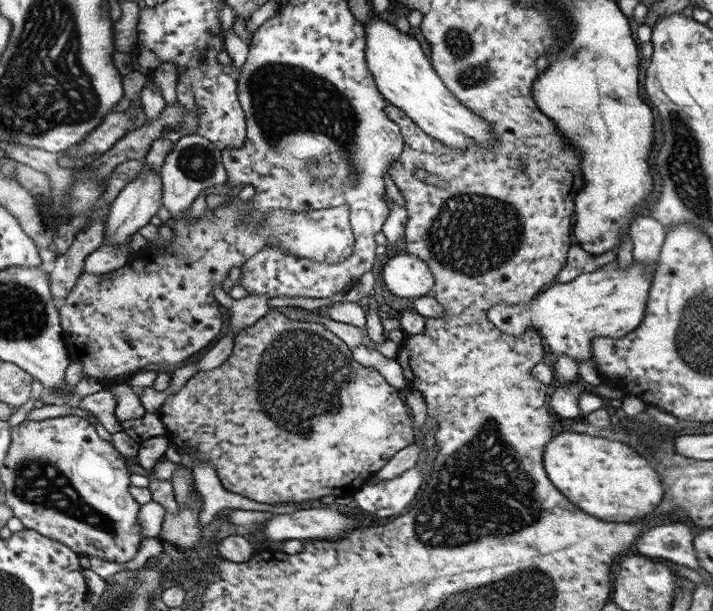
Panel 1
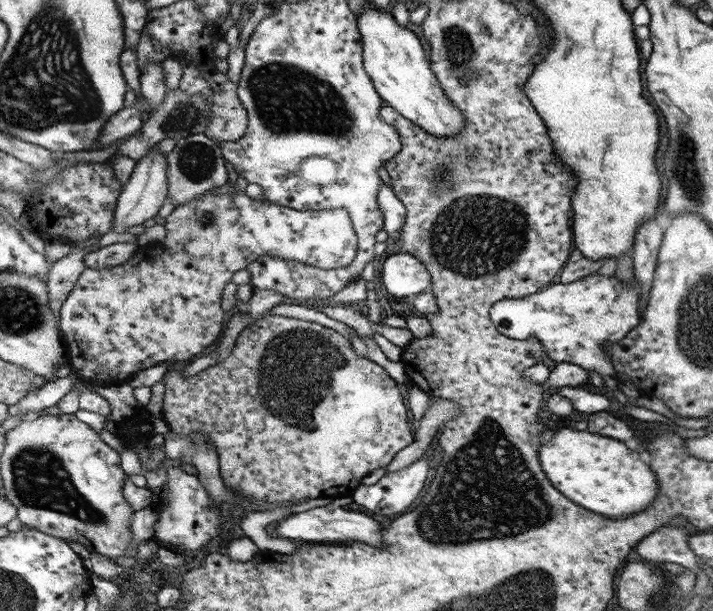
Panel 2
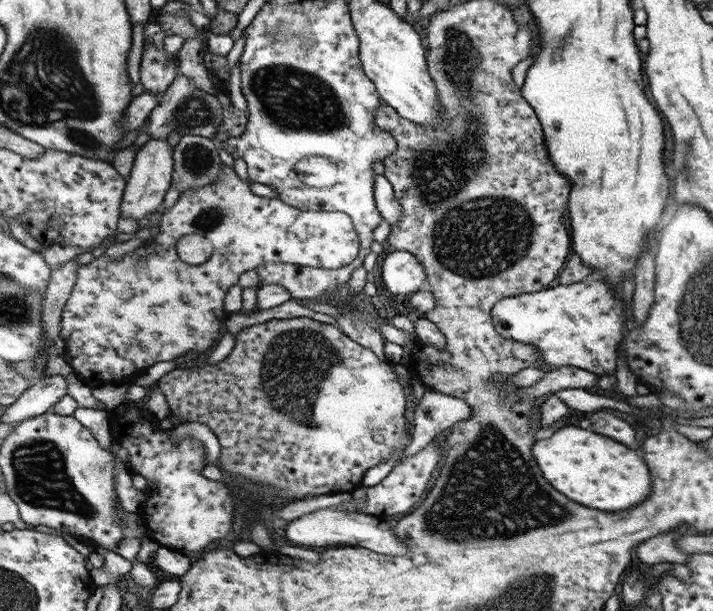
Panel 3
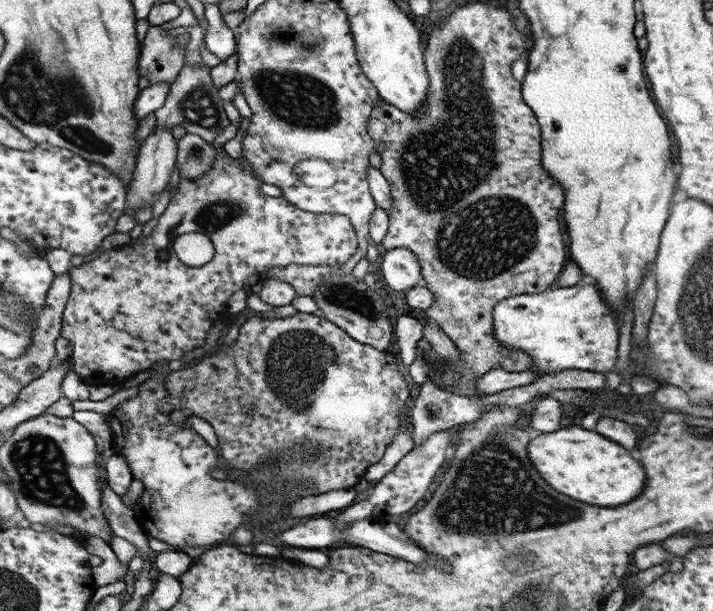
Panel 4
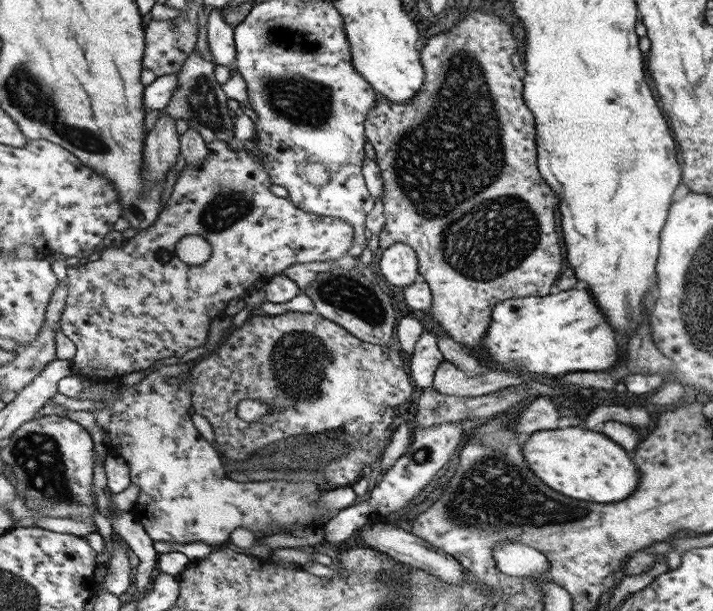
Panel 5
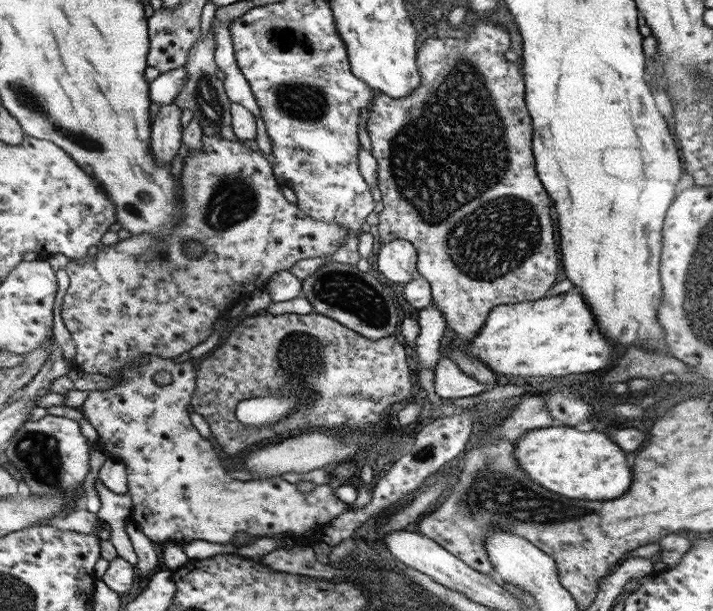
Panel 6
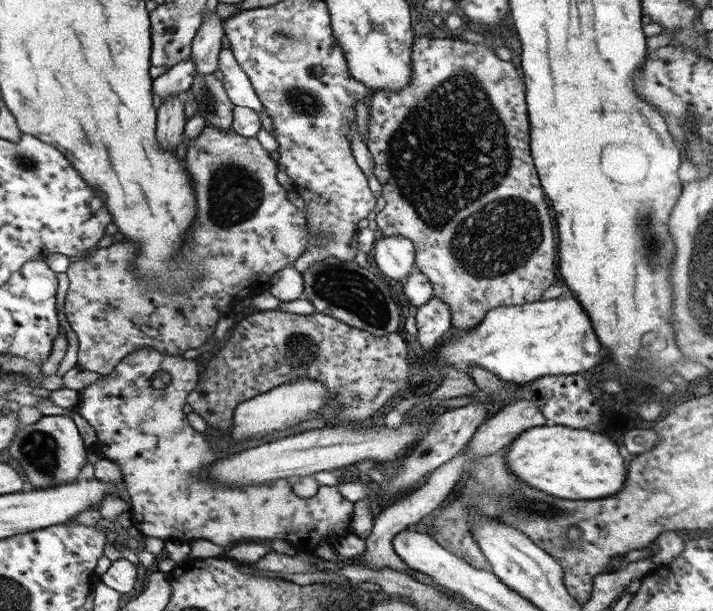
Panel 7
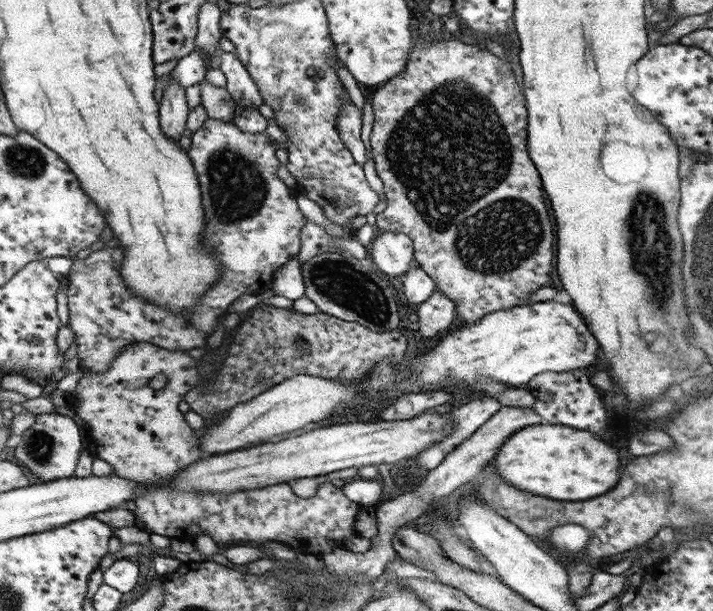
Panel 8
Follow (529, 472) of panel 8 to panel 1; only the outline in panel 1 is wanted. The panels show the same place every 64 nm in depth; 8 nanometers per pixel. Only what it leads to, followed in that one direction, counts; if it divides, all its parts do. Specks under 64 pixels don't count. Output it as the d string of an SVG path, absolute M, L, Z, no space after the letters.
M562 432L546 444L544 468L552 484L578 508L606 522L632 522L648 516L662 500L662 482L652 466L630 446L576 432Z

